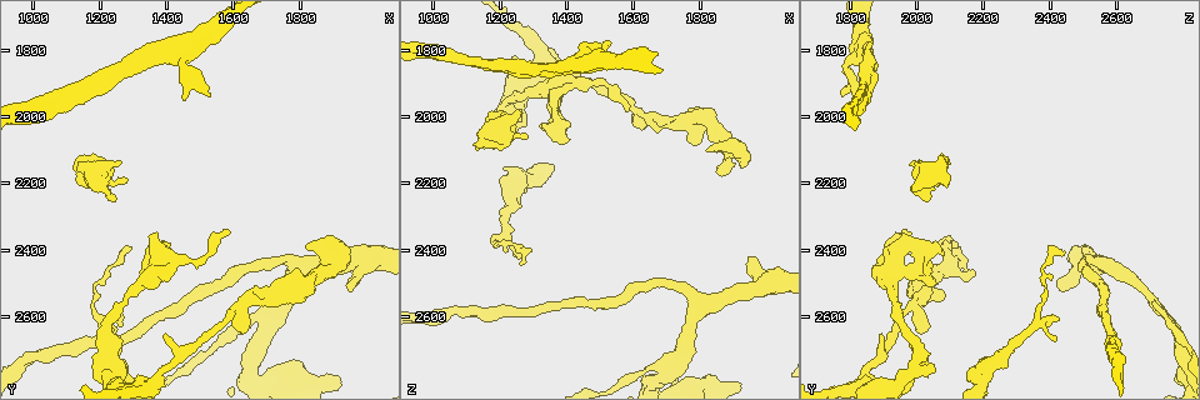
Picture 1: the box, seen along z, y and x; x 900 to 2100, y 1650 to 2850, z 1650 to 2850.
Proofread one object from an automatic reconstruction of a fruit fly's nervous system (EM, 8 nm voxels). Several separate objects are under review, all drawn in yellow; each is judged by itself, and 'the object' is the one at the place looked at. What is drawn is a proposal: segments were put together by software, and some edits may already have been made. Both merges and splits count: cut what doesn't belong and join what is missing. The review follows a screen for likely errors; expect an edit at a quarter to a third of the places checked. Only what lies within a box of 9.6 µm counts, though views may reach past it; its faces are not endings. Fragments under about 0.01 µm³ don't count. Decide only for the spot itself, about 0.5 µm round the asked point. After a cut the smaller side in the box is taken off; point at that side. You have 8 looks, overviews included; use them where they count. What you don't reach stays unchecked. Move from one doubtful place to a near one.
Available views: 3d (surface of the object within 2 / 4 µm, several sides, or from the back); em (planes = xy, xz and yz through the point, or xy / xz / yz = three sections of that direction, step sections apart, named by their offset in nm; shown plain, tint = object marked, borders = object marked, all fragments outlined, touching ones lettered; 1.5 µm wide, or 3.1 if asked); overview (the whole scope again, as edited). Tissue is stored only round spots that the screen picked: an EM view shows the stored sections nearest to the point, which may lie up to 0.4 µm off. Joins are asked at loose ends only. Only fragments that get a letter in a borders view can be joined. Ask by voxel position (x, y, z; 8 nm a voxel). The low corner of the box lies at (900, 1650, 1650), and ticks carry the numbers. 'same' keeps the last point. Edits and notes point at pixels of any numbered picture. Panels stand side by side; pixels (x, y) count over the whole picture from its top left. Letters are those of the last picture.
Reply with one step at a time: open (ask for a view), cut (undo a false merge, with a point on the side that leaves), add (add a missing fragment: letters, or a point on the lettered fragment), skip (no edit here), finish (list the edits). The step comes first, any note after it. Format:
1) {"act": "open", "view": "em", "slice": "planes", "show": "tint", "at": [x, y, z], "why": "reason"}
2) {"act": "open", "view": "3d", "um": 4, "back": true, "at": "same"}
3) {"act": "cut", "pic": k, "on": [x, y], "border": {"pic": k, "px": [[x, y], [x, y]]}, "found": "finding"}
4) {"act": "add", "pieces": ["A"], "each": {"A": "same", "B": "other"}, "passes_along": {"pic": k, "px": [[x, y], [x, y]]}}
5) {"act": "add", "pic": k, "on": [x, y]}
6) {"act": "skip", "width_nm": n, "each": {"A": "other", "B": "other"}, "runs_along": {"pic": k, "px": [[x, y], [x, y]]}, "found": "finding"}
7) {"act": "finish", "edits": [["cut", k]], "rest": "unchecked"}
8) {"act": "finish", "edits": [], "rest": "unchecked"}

{"act": "open", "view": "em", "slice": "xy", "step": 4, "show": "tint", "at": [1350, 2790, 1830]}

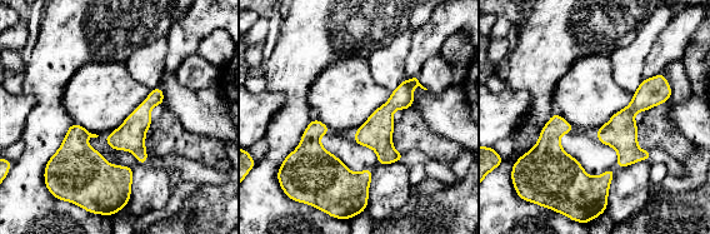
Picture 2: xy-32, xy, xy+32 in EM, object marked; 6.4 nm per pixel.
{"act": "open", "view": "em", "slice": "planes", "show": "borders", "at": "same"}

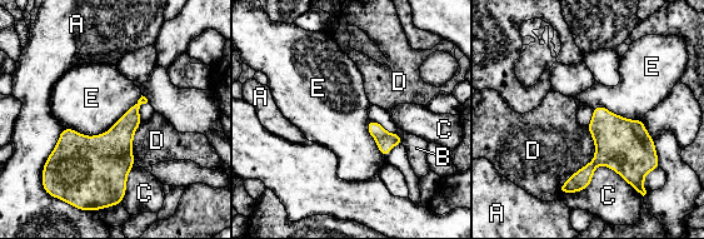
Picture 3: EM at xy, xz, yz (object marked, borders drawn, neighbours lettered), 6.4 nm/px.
{"act": "skip", "each": {"A": "other", "B": "other", "C": "other", "D": "other", "E": "other"}, "border": {"pic": 3, "px": [[593, 106], [640, 119]]}, "found": "one cell here"}

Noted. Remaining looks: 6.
{"act": "open", "view": "3d", "um": 2, "at": [1580, 2340, 1980], "why": "an open end"}

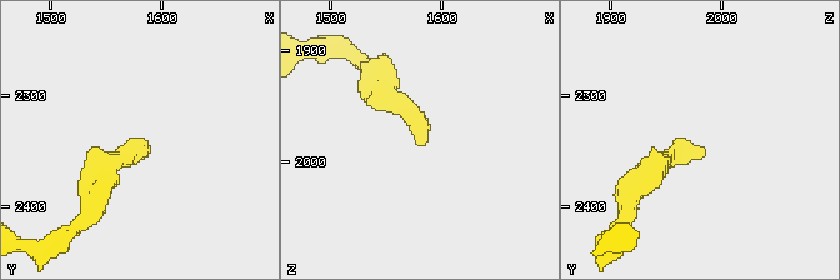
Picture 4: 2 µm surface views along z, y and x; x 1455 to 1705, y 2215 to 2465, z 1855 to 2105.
{"act": "open", "view": "em", "slice": "planes", "show": "tint", "at": [1578, 2348, 1984], "why": "shape alone is not enough"}

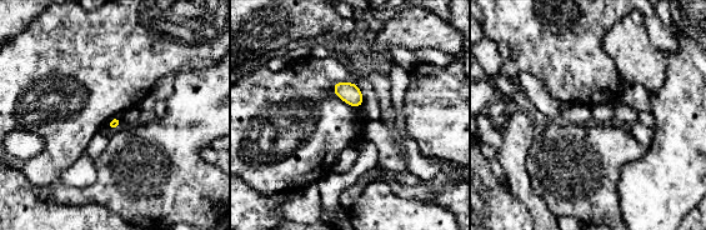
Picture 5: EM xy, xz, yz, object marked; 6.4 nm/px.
{"act": "open", "view": "em", "slice": "planes", "show": "borders", "at": "same"}

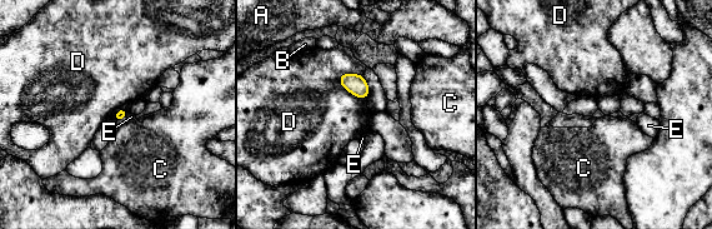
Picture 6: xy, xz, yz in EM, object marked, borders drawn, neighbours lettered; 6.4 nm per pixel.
{"act": "skip", "each": {"A": "other", "B": "other", "C": "other", "D": "other", "E": "other"}, "border": {"pic": 6, "px": [[339, 74], [342, 86], [366, 99]]}, "found": "no lettered fragment goes on from it"}

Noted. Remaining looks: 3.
{"act": "open", "view": "em", "slice": "xy", "step": 4, "show": "borders", "at": [1590, 2580, 1980], "why": "two arms at a narrow angle"}

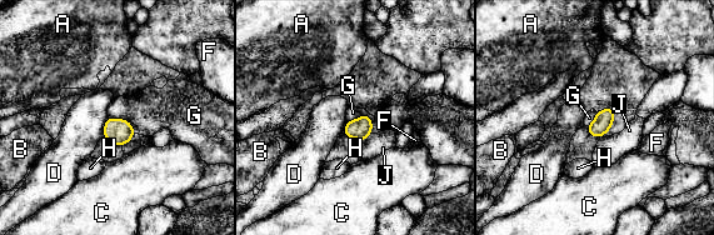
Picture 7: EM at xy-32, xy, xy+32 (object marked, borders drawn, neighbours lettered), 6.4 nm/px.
{"act": "skip", "each": {"A": "other", "B": "other", "C": "other", "D": "other", "F": "other", "G": "other", "H": "other", "J": "other"}, "found": "one cell here"}

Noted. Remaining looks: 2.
{"act": "finish", "edits": [], "rest": "unchecked"}

